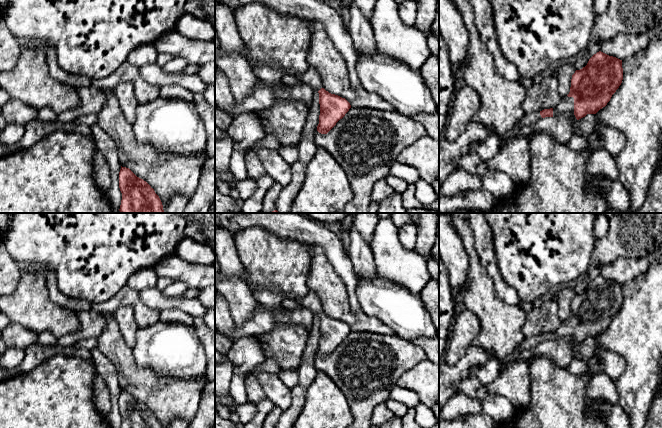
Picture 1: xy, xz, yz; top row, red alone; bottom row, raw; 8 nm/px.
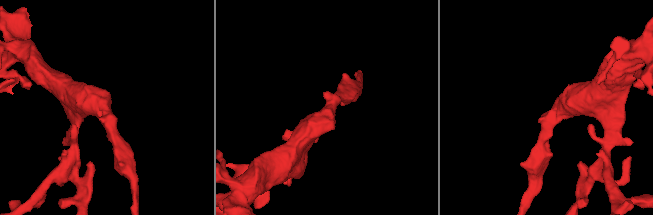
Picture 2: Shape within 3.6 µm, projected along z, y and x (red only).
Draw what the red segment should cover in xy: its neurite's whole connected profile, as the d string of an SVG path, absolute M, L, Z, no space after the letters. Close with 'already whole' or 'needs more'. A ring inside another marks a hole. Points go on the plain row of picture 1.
M121 390L119 412L122 417L121 428L162 428L154 413L129 392Z | already whole

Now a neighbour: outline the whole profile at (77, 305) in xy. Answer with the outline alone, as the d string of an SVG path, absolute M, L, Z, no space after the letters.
M52 268L46 269L45 274L47 278L49 297L54 303L64 306L67 309L74 311L77 314L82 311L91 309L91 303L89 301L80 298L68 297L59 290L55 278L55 273Z

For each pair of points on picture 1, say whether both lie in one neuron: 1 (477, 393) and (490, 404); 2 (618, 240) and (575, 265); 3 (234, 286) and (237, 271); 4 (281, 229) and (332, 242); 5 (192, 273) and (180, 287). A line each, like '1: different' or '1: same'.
1: same
2: different
3: different
4: same
5: different

